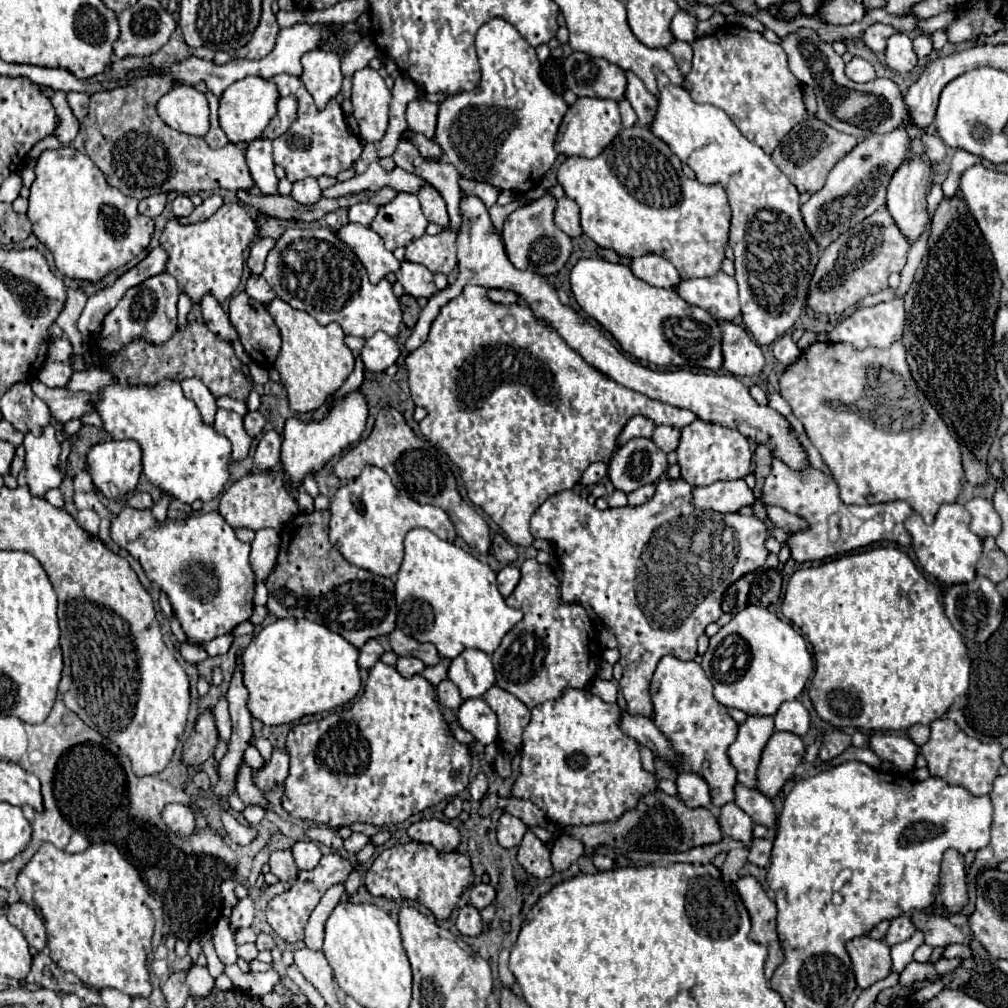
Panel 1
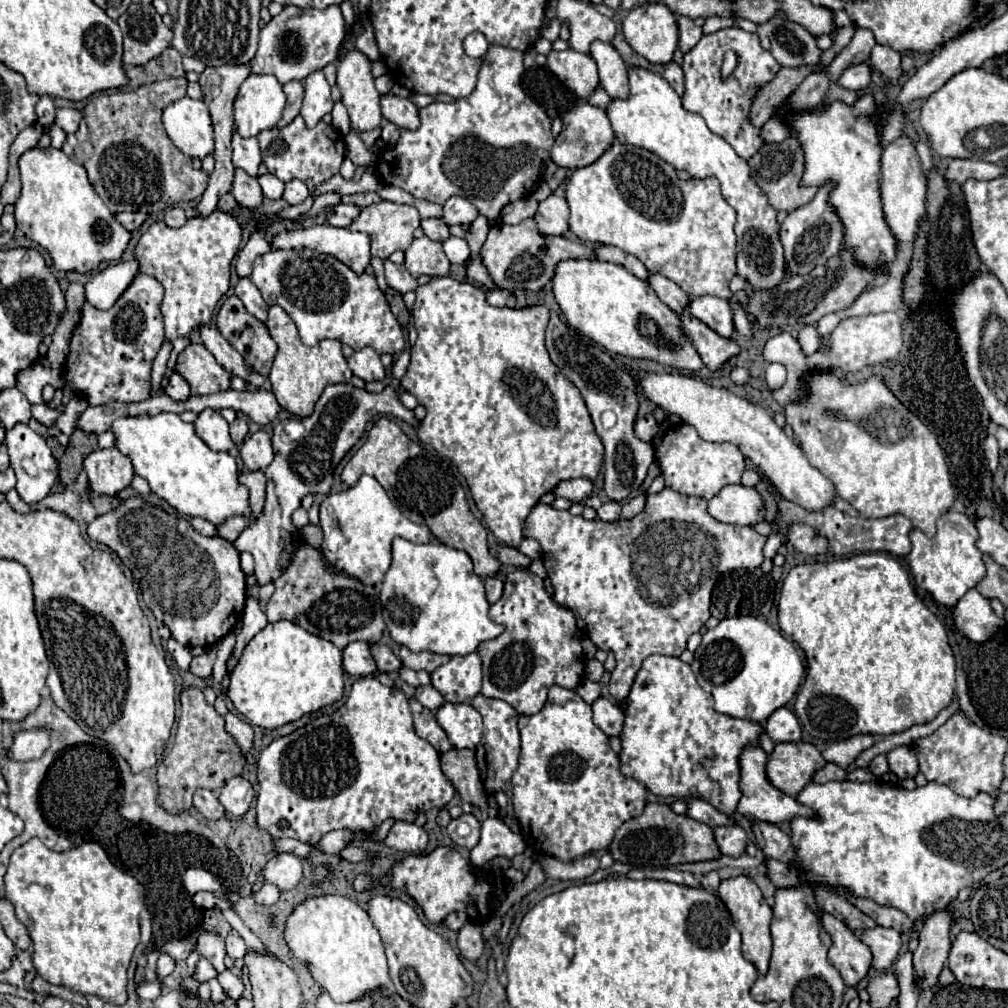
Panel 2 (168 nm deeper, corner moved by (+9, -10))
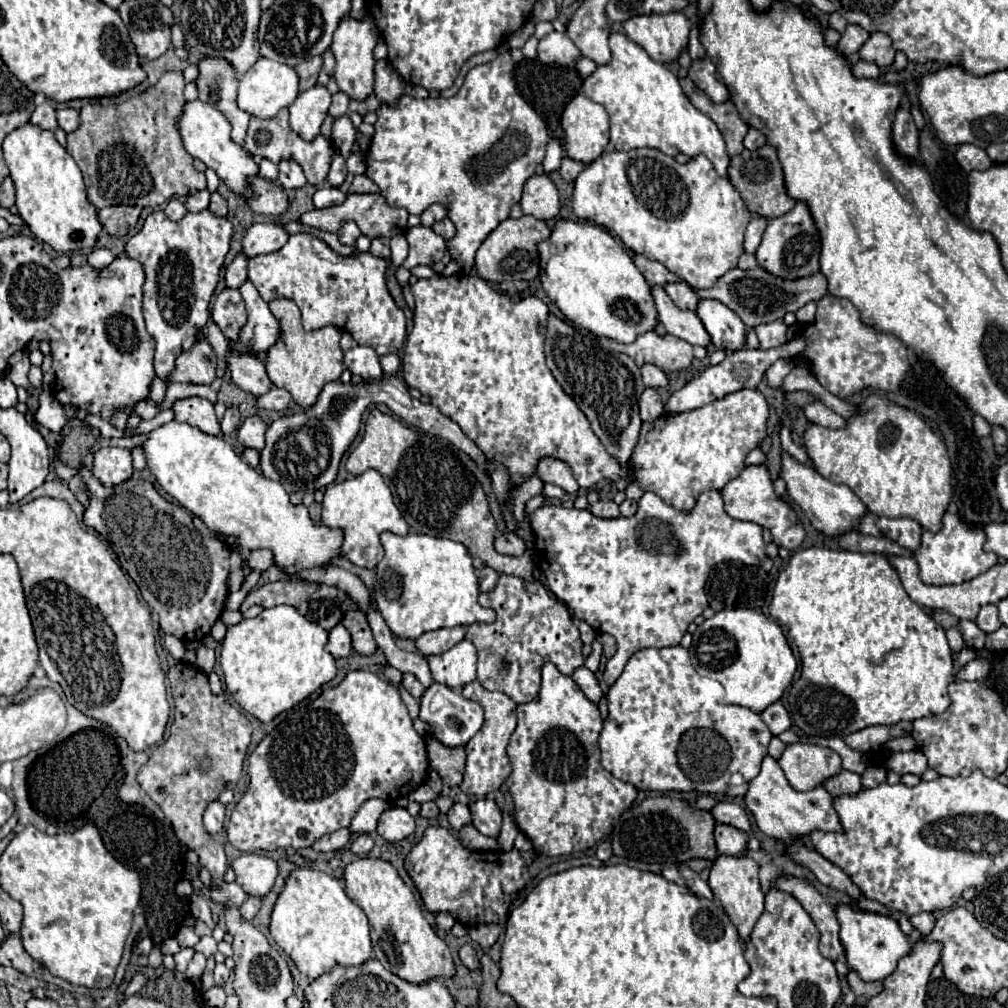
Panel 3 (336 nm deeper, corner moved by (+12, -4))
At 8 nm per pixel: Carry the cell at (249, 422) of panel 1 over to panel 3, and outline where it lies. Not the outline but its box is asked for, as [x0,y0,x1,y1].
[220,406,240,434]

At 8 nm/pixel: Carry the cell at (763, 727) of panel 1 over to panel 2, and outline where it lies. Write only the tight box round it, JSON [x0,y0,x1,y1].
[737,744,811,824]

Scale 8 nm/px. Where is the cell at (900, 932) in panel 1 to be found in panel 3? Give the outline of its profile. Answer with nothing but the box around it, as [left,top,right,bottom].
[836,904,914,982]

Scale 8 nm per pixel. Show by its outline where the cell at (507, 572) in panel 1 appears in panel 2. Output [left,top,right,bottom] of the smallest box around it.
[485,576,503,604]

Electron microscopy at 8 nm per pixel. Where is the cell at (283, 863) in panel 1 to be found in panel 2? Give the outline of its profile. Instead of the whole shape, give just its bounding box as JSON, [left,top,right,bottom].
[255,882,279,906]

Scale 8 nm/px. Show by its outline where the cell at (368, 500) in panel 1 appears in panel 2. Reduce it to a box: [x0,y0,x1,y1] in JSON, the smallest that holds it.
[321,474,433,586]

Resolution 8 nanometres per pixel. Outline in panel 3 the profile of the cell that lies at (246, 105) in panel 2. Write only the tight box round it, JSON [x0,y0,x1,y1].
[238,58,300,118]

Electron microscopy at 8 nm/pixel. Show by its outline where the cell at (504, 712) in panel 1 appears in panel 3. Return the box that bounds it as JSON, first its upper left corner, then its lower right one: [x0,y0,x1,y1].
[460,680,516,796]

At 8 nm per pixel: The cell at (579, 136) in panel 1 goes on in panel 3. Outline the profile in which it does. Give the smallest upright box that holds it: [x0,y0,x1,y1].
[562,94,610,164]

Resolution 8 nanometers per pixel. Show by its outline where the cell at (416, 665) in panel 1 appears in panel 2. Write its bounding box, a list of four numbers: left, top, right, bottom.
[371,644,401,672]

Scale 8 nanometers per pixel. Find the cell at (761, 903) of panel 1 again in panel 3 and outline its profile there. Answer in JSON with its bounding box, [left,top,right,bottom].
[708,856,764,940]

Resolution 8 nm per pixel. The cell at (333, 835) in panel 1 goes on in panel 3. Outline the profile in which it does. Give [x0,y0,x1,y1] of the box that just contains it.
[350,798,388,834]

